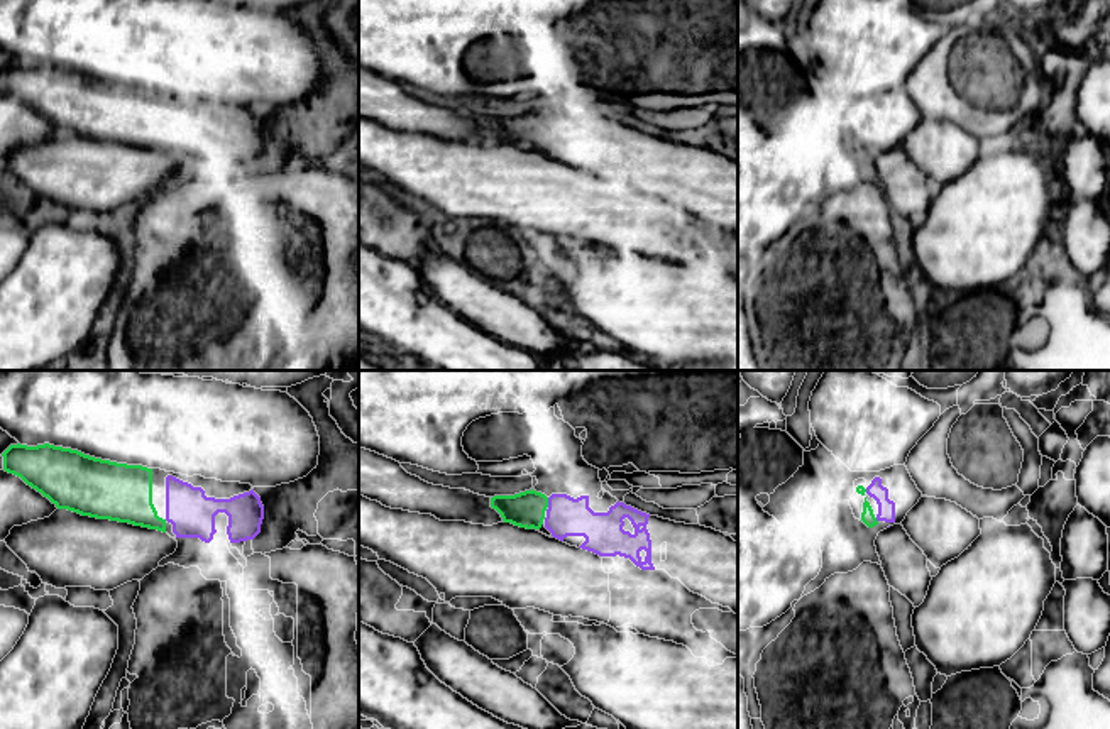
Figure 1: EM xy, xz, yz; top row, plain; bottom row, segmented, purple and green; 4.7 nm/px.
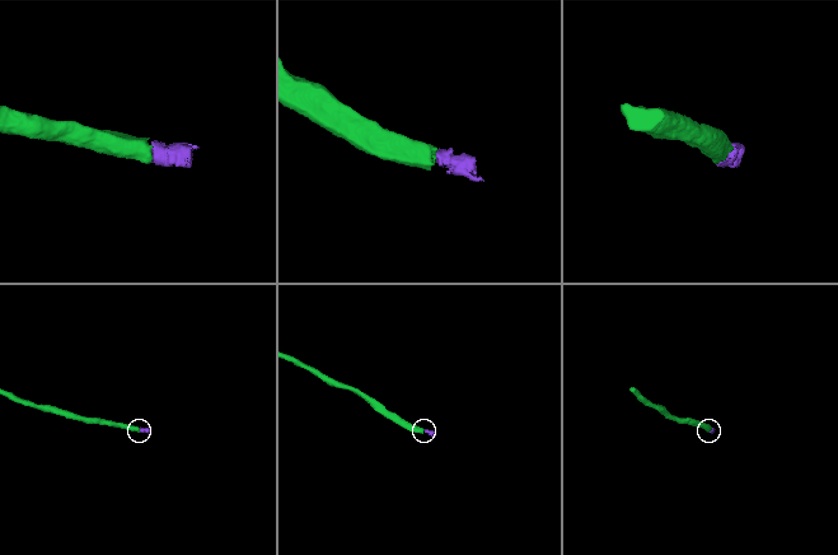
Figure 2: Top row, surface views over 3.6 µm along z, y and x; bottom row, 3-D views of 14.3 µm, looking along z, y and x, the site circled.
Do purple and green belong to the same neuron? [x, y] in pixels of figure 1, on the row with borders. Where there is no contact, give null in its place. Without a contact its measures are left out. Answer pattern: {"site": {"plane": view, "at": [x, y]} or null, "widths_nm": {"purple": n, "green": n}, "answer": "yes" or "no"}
{"site": {"plane": "xz", "at": [549, 503]}, "widths_nm": {"purple": 190, "green": 180}, "answer": "yes"}

